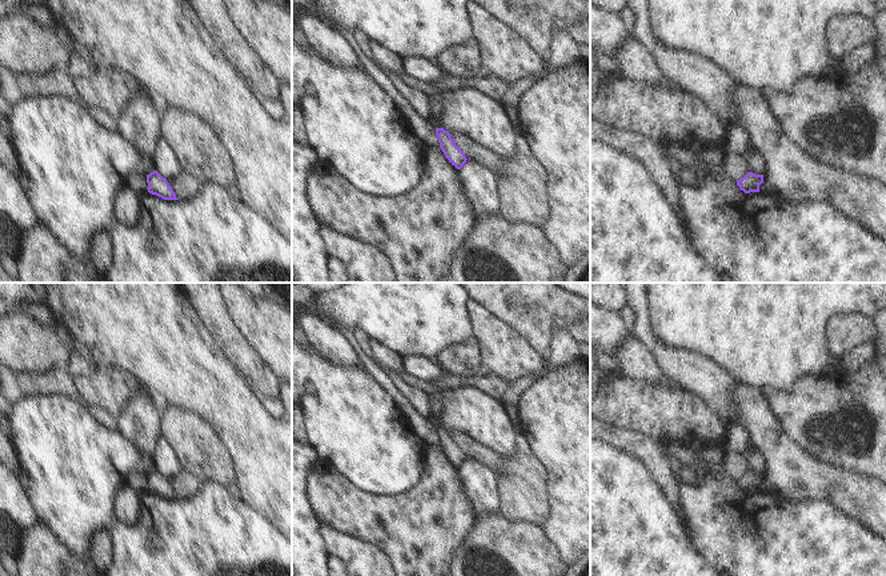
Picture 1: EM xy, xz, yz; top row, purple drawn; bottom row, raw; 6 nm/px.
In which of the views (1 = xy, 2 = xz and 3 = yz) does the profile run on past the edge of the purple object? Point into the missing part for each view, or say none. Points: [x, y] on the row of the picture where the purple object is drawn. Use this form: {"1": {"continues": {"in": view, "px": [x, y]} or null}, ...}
{"1": {"continues": null}, "2": {"continues": null}, "3": {"continues": null}}

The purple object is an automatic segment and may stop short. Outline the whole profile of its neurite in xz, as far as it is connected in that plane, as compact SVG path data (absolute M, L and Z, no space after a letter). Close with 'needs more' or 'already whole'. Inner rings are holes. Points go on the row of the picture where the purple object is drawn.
M436 128L436 135L445 157L452 165L454 165L457 169L461 169L466 163L465 153L456 145L450 133L444 128Z; already whole

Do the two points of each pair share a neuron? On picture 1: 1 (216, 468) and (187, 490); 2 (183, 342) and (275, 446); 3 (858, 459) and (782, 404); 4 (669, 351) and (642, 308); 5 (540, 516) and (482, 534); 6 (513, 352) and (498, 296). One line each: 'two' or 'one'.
1: two
2: one
3: one
4: one
5: two
6: two

